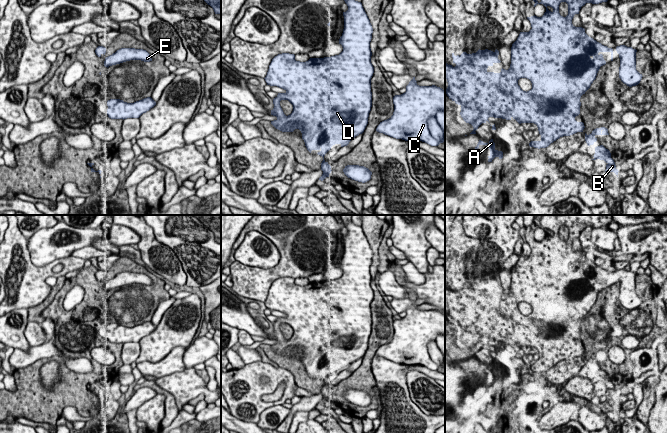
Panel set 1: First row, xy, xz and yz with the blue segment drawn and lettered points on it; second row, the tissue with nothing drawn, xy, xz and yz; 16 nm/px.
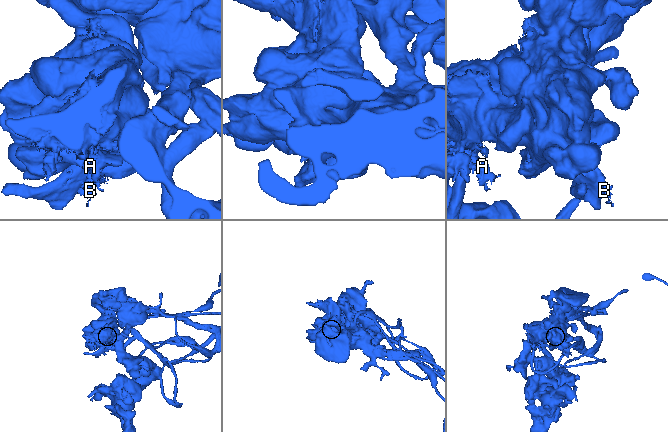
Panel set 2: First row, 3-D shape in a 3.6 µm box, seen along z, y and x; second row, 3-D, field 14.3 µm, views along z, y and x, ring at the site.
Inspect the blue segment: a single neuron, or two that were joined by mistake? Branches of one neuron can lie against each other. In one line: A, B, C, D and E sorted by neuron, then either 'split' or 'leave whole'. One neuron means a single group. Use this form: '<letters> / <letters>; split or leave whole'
A B C D E; leave whole

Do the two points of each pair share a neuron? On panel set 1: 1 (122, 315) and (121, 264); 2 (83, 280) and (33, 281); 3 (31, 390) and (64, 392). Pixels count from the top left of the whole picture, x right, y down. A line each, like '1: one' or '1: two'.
1: one
2: two
3: one

